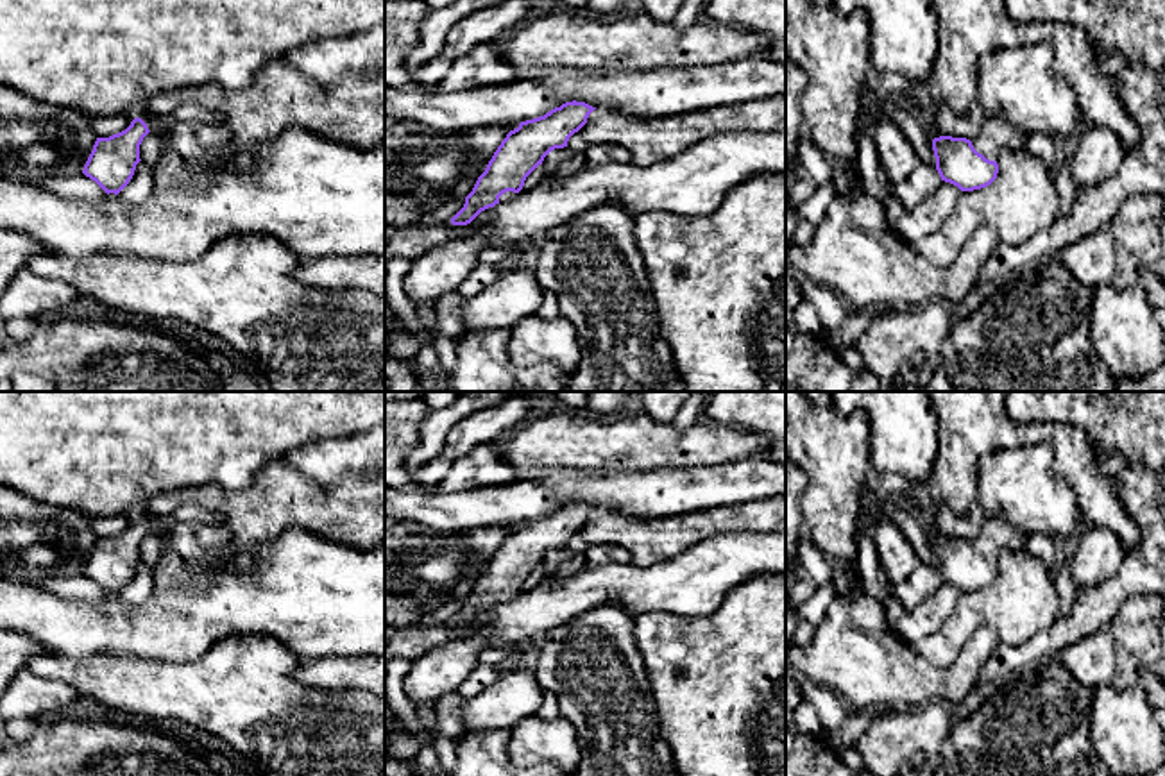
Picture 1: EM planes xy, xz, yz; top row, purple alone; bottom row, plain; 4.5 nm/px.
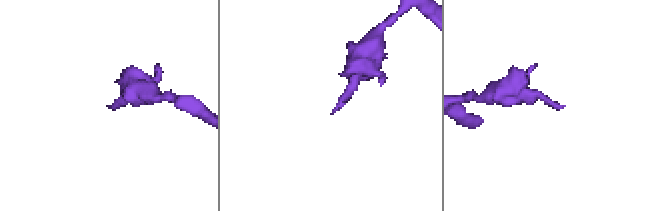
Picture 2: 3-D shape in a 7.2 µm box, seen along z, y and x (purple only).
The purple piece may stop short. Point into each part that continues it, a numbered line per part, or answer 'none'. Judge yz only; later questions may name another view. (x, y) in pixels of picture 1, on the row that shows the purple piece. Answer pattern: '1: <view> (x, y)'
1: yz (995, 134)

